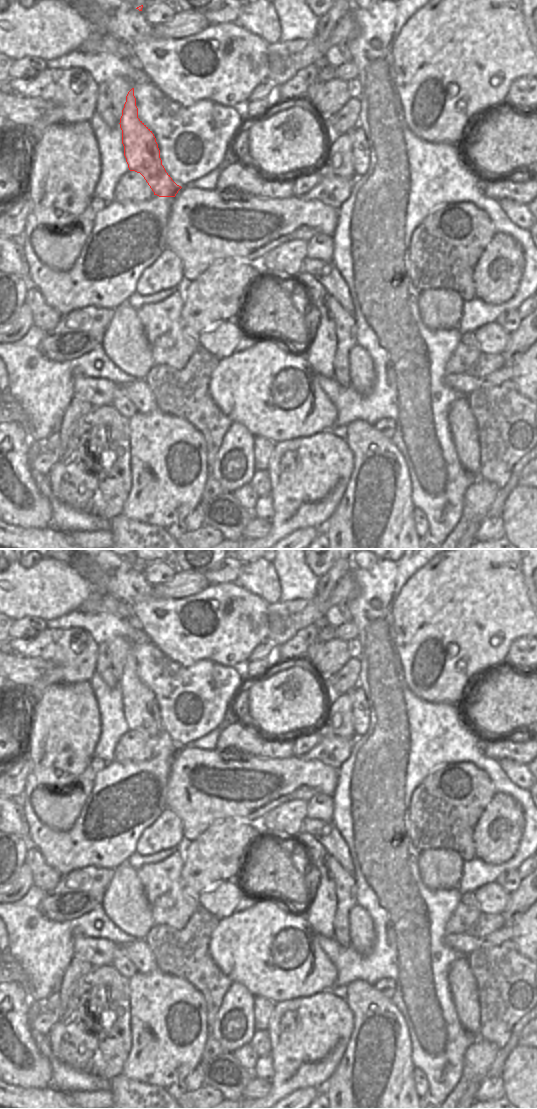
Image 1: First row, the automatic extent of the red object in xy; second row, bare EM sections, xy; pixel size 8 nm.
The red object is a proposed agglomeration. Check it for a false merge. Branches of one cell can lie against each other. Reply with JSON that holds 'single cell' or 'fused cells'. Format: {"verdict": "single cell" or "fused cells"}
{"verdict": "fused cells"}

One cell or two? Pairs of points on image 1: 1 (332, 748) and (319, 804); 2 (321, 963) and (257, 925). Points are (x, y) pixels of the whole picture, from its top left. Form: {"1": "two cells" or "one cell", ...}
{"1": "two cells", "2": "one cell"}

